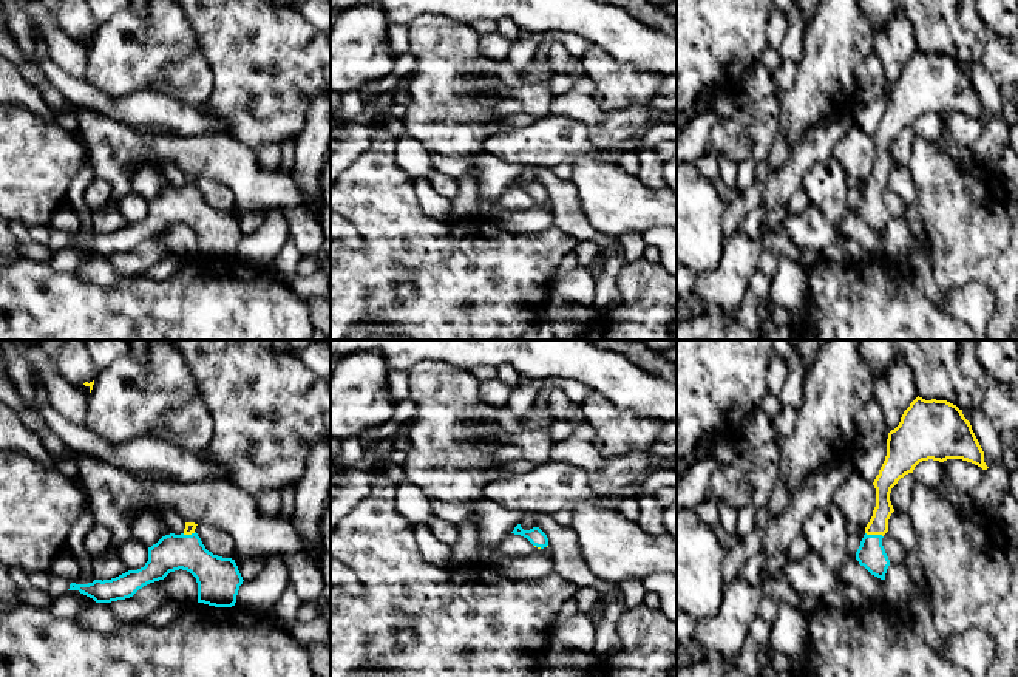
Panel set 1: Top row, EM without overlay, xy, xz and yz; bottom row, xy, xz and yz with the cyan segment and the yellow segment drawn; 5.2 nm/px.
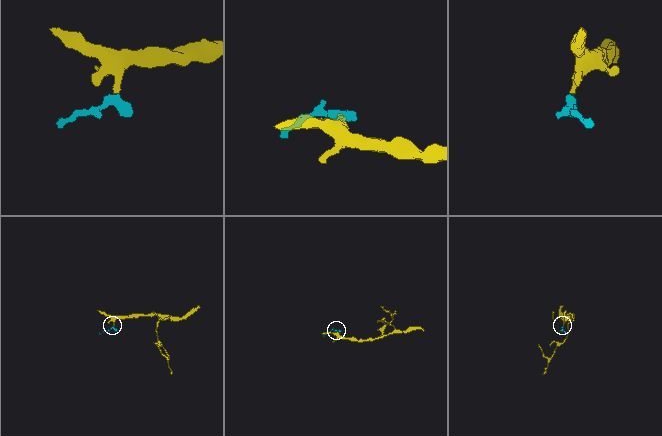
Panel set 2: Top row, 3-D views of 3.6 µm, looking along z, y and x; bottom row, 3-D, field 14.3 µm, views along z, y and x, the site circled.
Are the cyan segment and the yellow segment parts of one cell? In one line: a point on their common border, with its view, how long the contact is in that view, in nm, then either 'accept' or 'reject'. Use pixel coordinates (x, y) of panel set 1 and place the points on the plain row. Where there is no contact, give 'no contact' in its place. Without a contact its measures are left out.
contact yz (875, 189); length 100 nm; accept

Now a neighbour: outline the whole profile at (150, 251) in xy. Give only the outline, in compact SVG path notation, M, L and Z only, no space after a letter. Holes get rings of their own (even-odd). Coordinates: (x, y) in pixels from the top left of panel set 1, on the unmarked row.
M159 233L144 240L130 252L111 255L110 261L120 275L136 277L167 255L168 250L162 241L162 233Z

